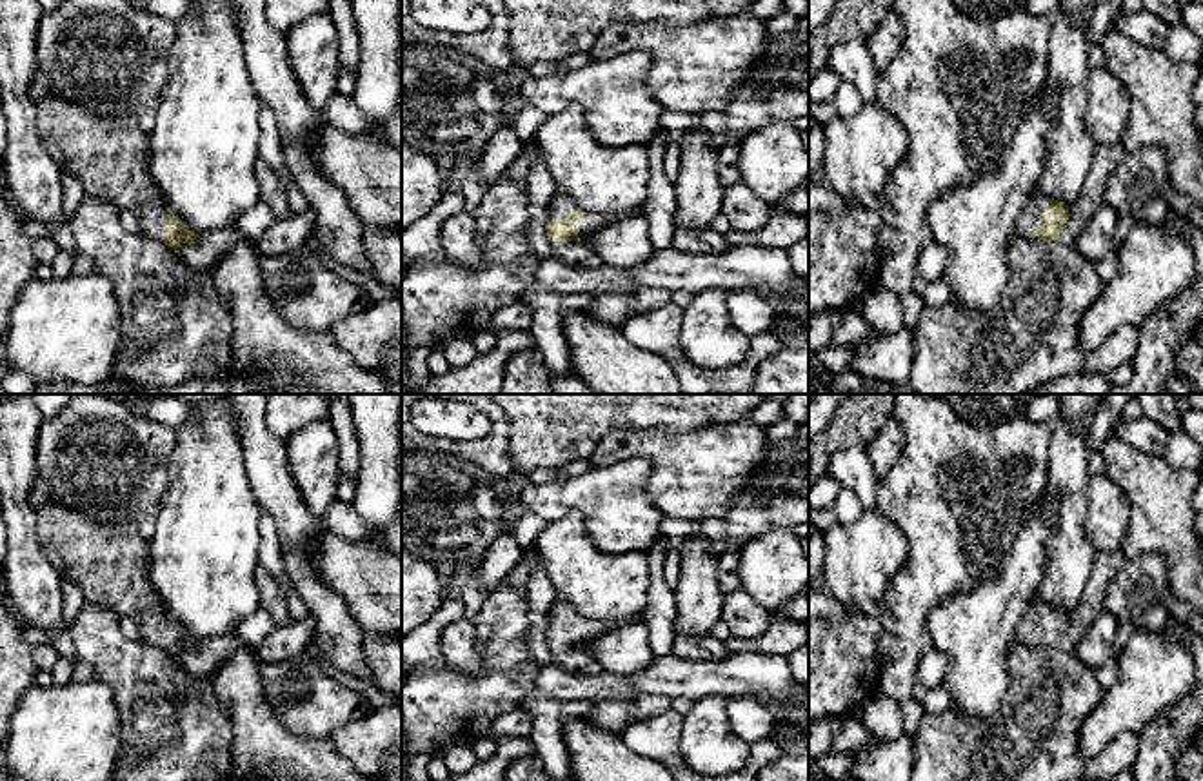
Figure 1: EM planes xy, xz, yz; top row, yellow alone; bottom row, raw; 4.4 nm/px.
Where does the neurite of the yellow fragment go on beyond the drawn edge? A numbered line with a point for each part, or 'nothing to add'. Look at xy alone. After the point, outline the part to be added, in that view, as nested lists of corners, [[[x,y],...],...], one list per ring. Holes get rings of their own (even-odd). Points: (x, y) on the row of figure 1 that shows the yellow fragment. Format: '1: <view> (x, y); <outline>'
1: xy (108, 155); [[[51,91],[35,104],[38,133],[58,167],[80,180],[85,196],[134,211],[142,232],[162,240],[165,203],[145,162],[151,138],[140,122],[94,116]]]
2: xy (209, 247); [[[227,227],[222,231],[198,234],[194,242],[182,243],[178,254],[189,265],[211,271],[222,256],[238,243],[249,243],[251,247],[254,245],[254,242],[247,240],[240,231]]]

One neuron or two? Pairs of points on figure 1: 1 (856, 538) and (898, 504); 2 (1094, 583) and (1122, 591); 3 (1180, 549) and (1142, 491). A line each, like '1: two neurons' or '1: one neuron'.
1: two neurons
2: two neurons
3: one neuron

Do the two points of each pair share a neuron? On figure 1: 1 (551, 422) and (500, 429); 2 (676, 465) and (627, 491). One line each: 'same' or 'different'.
1: different
2: different

